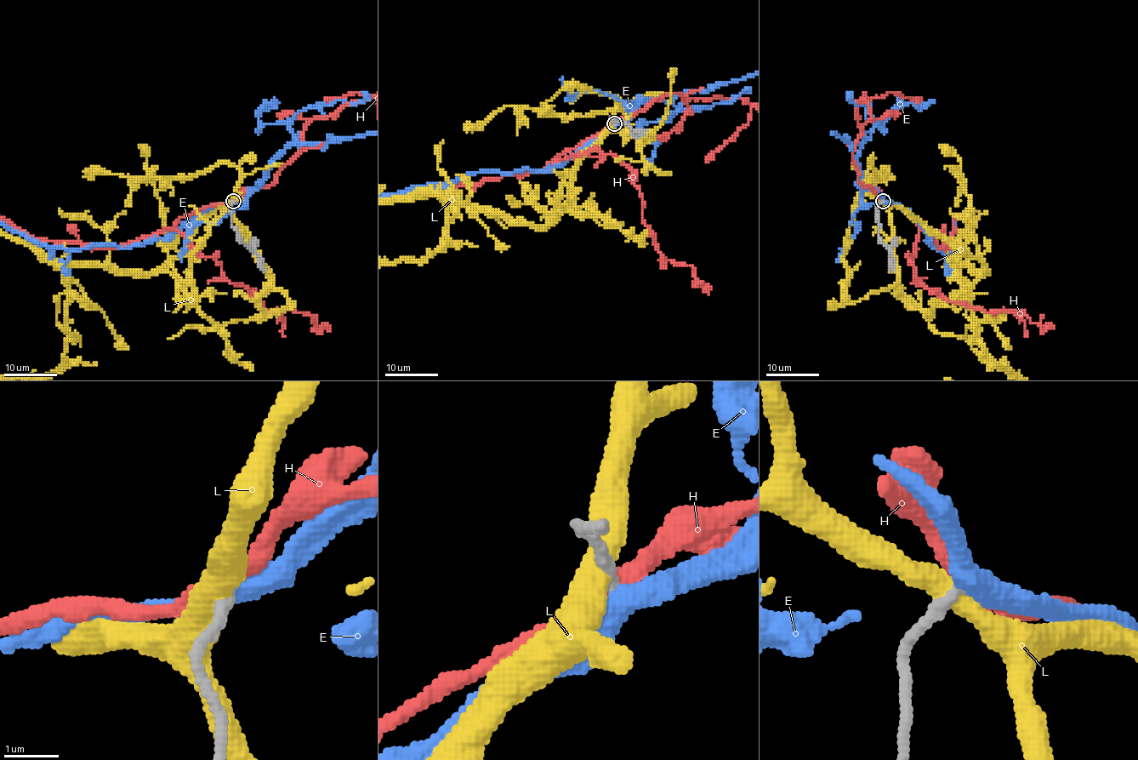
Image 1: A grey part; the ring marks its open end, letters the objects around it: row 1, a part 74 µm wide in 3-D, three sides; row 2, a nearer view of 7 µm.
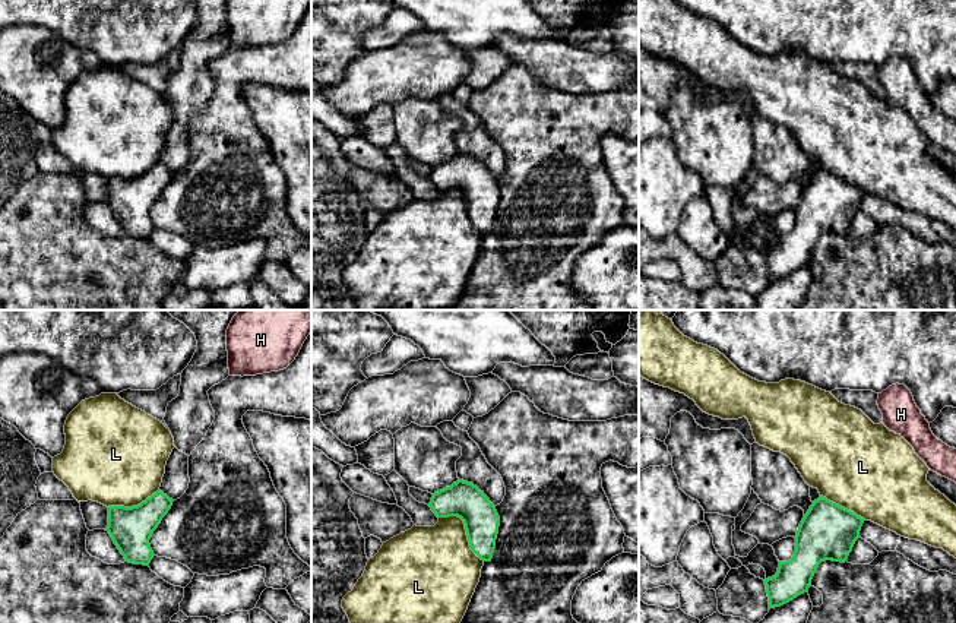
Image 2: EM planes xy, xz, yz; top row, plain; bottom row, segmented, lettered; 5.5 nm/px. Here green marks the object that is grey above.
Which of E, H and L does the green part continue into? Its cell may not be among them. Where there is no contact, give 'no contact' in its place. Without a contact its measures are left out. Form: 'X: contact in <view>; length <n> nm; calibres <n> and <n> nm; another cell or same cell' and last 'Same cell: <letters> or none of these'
E: no contact; same cell
H: no contact; another cell
L: contact in xz; length 360 nm; calibres 200 and 420 nm; another cell
Same cell: E

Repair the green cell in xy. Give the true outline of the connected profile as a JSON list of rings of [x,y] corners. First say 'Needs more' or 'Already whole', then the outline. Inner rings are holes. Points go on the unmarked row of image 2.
Already whole. [[[158,162],[137,178],[108,178],[107,203],[126,234],[149,238],[155,228],[149,212],[172,174]]]

